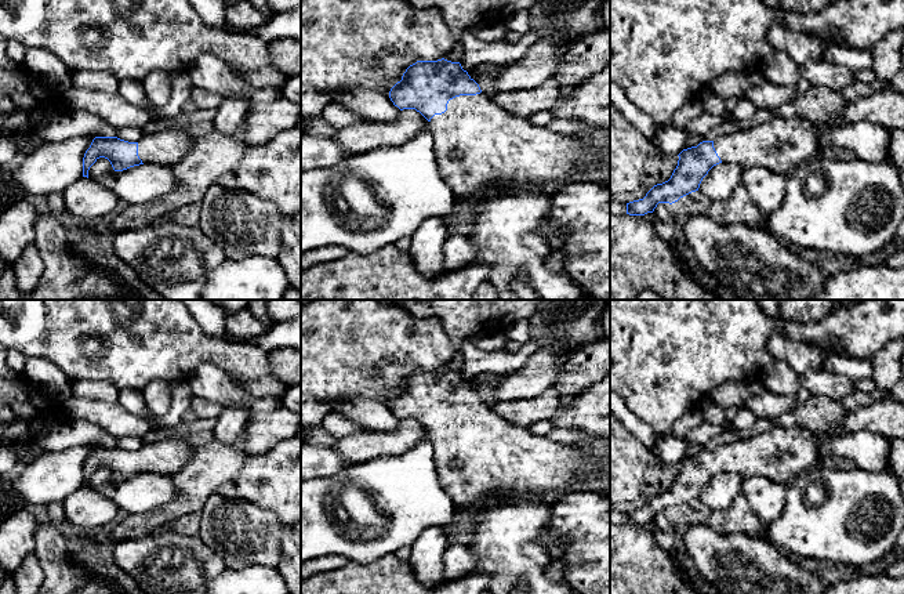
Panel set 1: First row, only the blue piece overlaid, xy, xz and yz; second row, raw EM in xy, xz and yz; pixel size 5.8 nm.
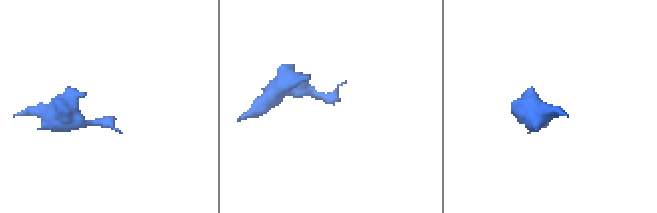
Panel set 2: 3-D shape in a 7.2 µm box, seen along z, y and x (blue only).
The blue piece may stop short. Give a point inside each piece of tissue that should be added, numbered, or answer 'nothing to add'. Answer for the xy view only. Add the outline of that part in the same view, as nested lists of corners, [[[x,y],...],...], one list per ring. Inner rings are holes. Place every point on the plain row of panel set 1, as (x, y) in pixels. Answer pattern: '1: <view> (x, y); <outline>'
1: xy (170, 455); [[[166,432],[159,442],[142,445],[138,466],[144,474],[174,475],[190,460],[195,448],[190,437]]]

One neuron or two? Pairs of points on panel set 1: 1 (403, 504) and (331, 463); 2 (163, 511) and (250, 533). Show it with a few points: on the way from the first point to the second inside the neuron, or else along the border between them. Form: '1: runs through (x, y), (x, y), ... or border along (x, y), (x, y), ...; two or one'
1: border along (351, 464), (330, 475), (315, 478); two
2: border along (215, 491), (199, 511); two

